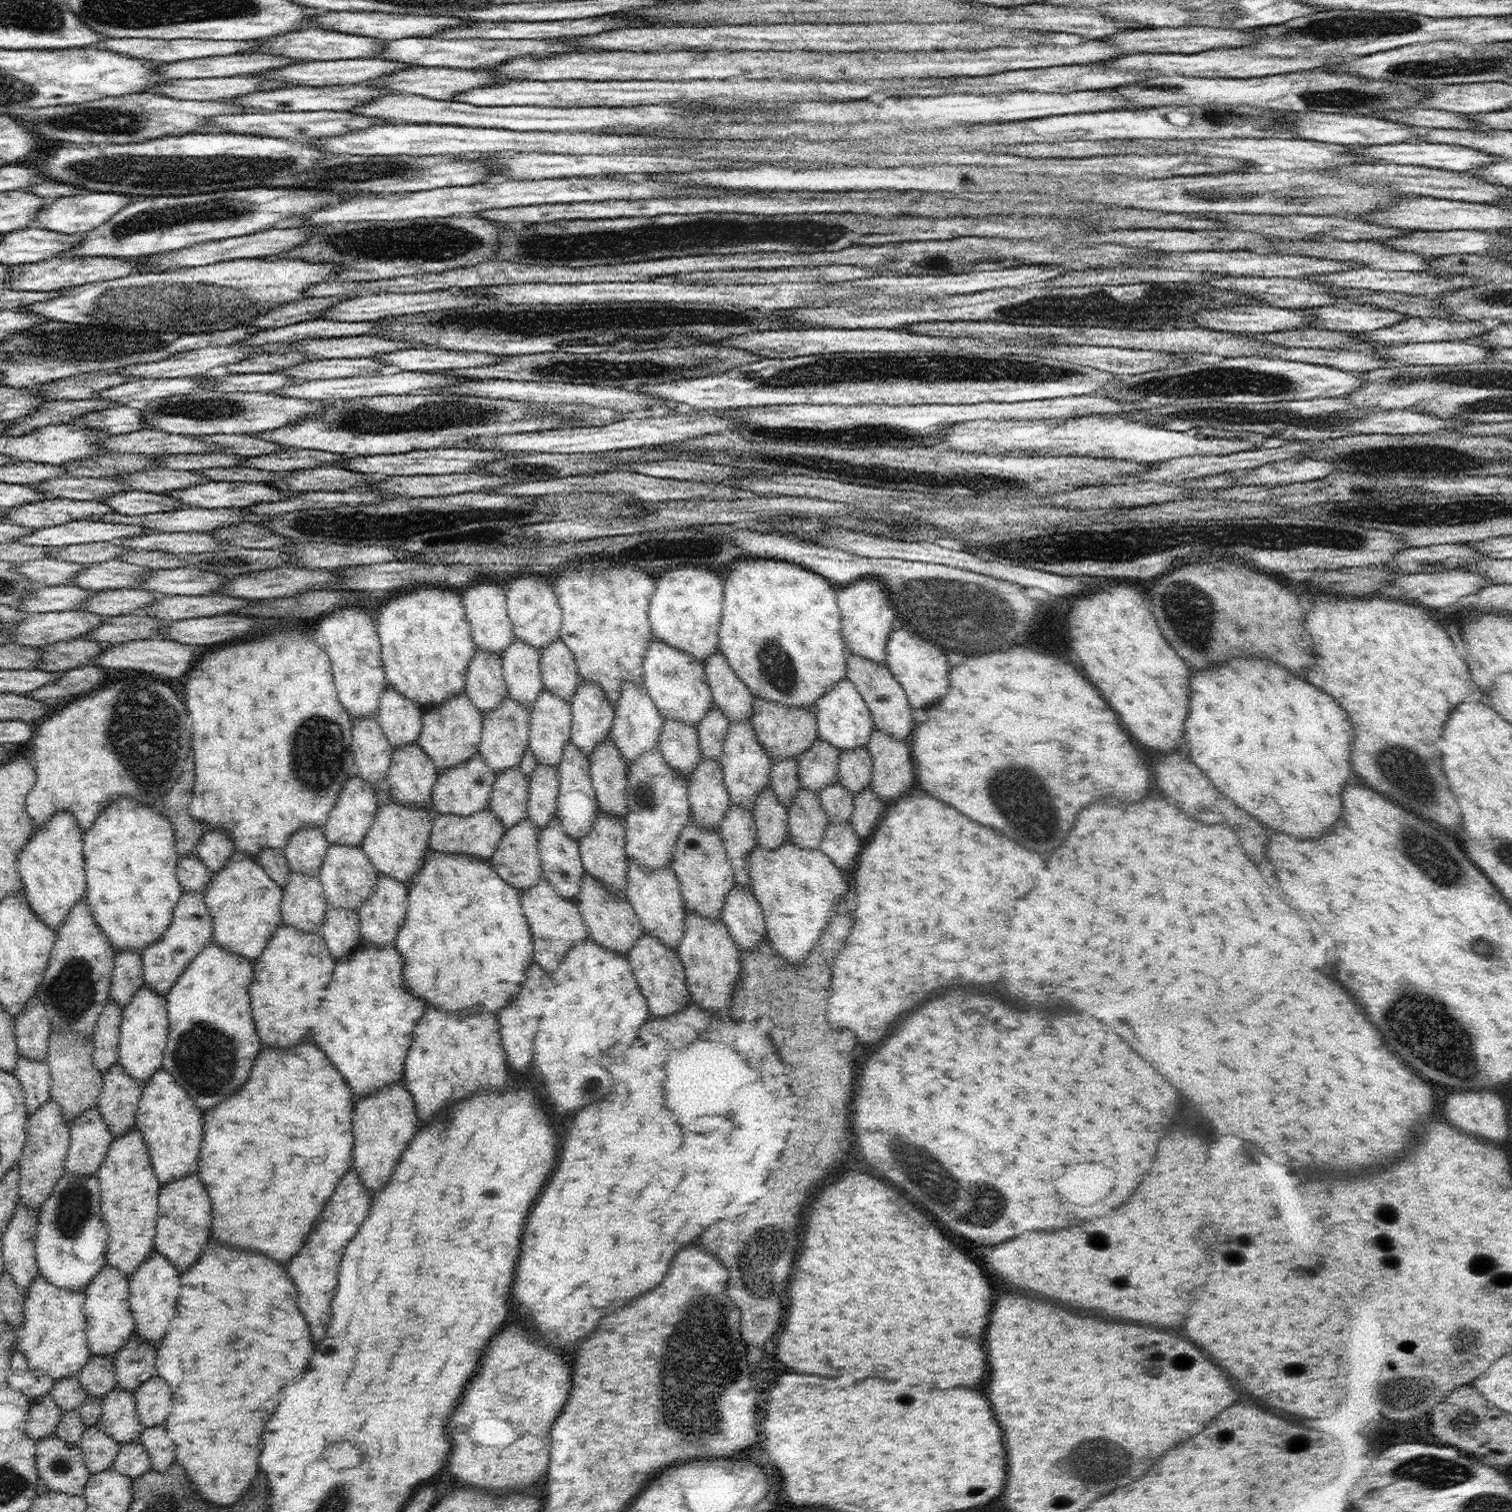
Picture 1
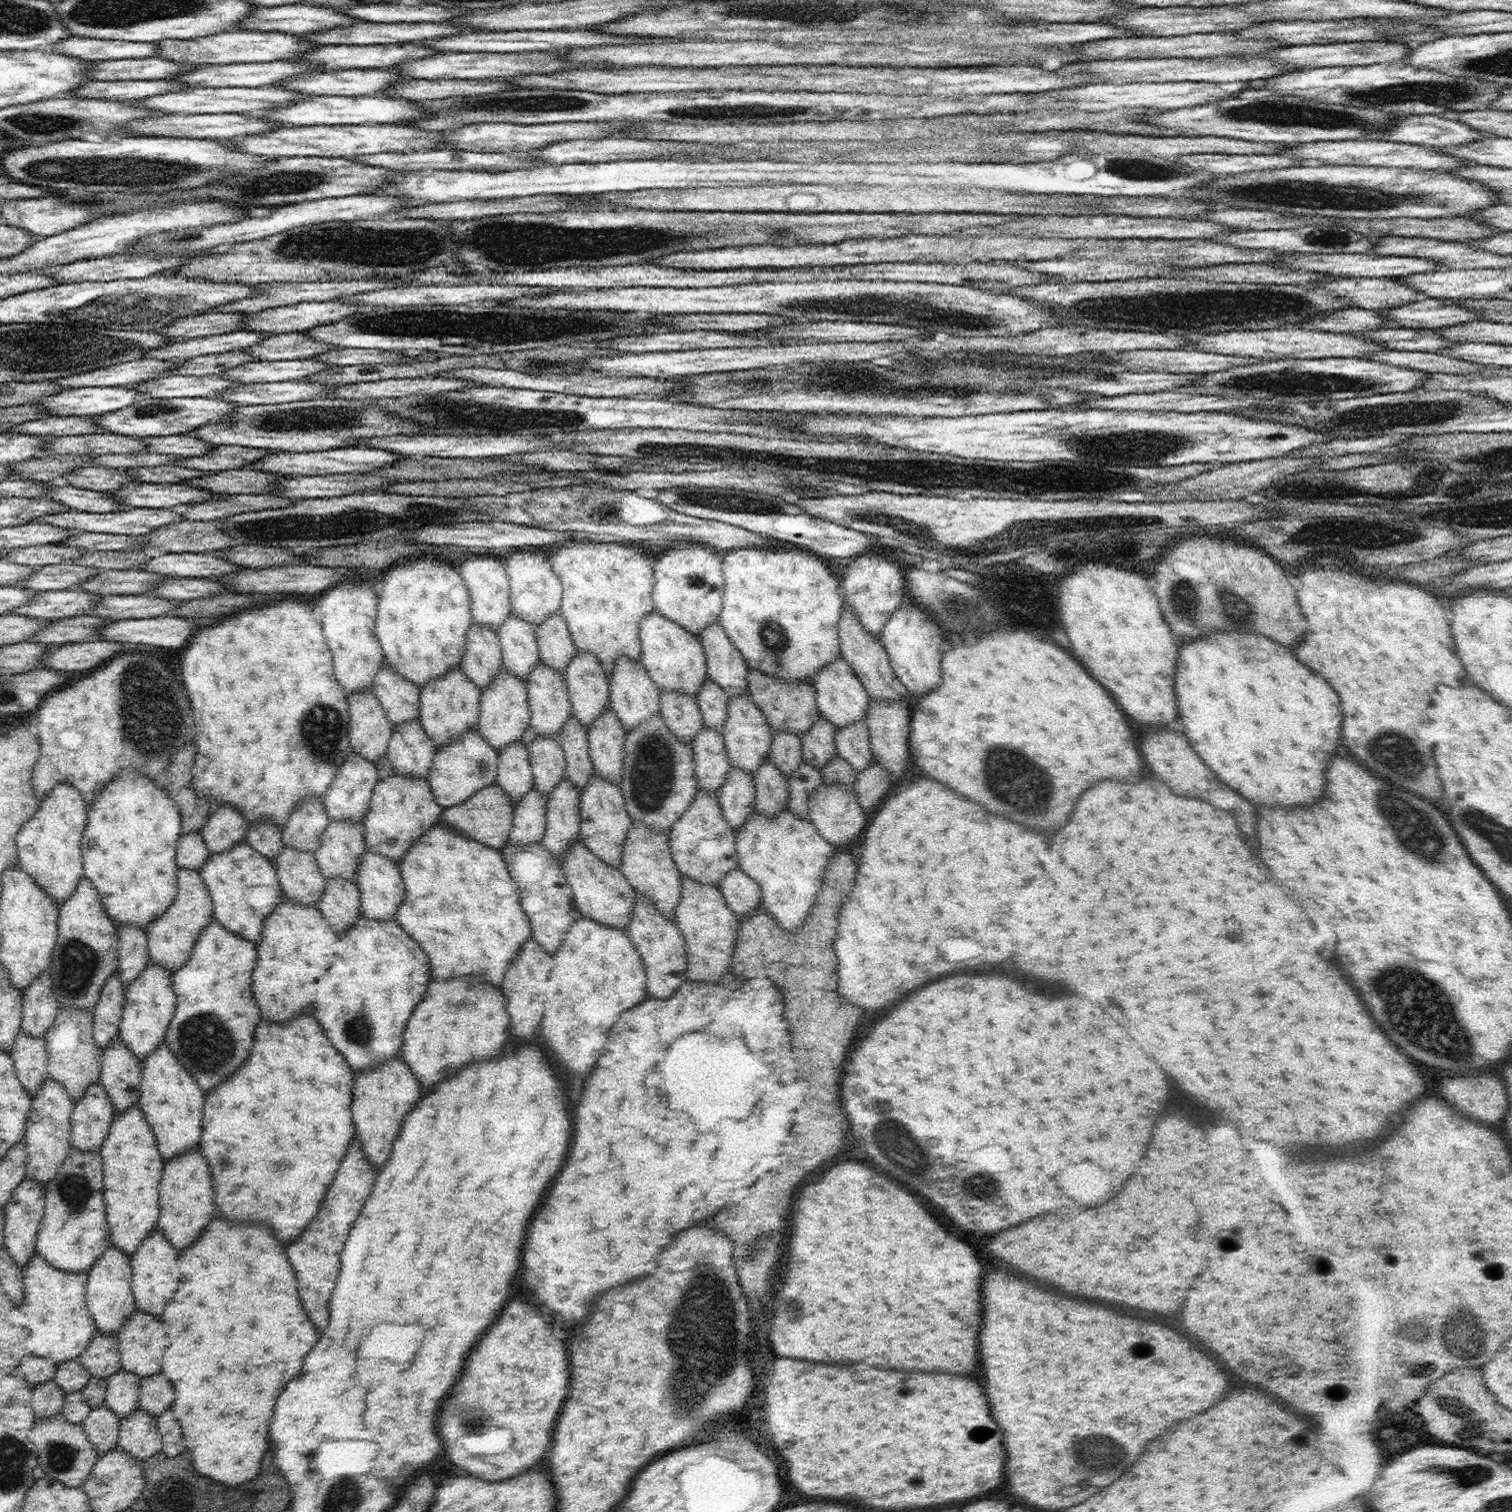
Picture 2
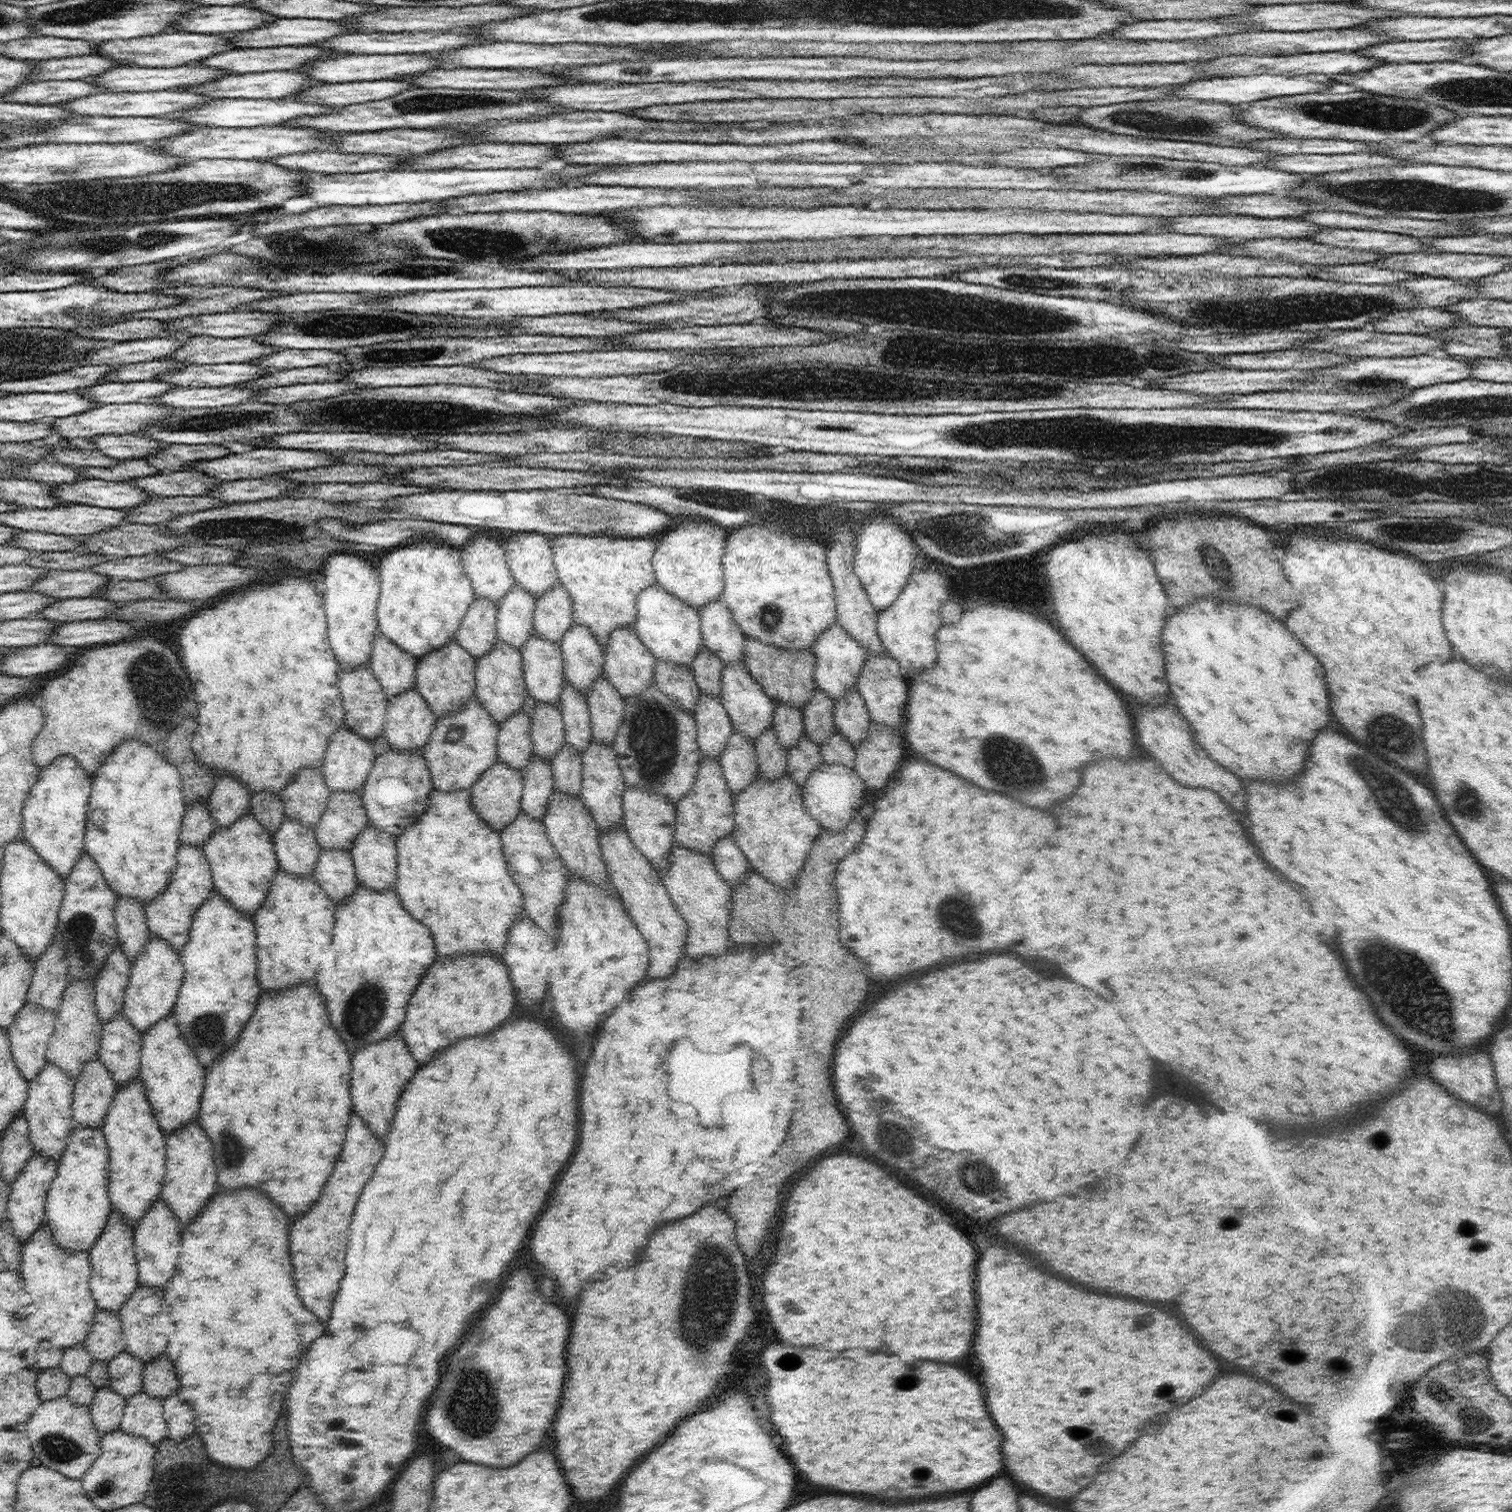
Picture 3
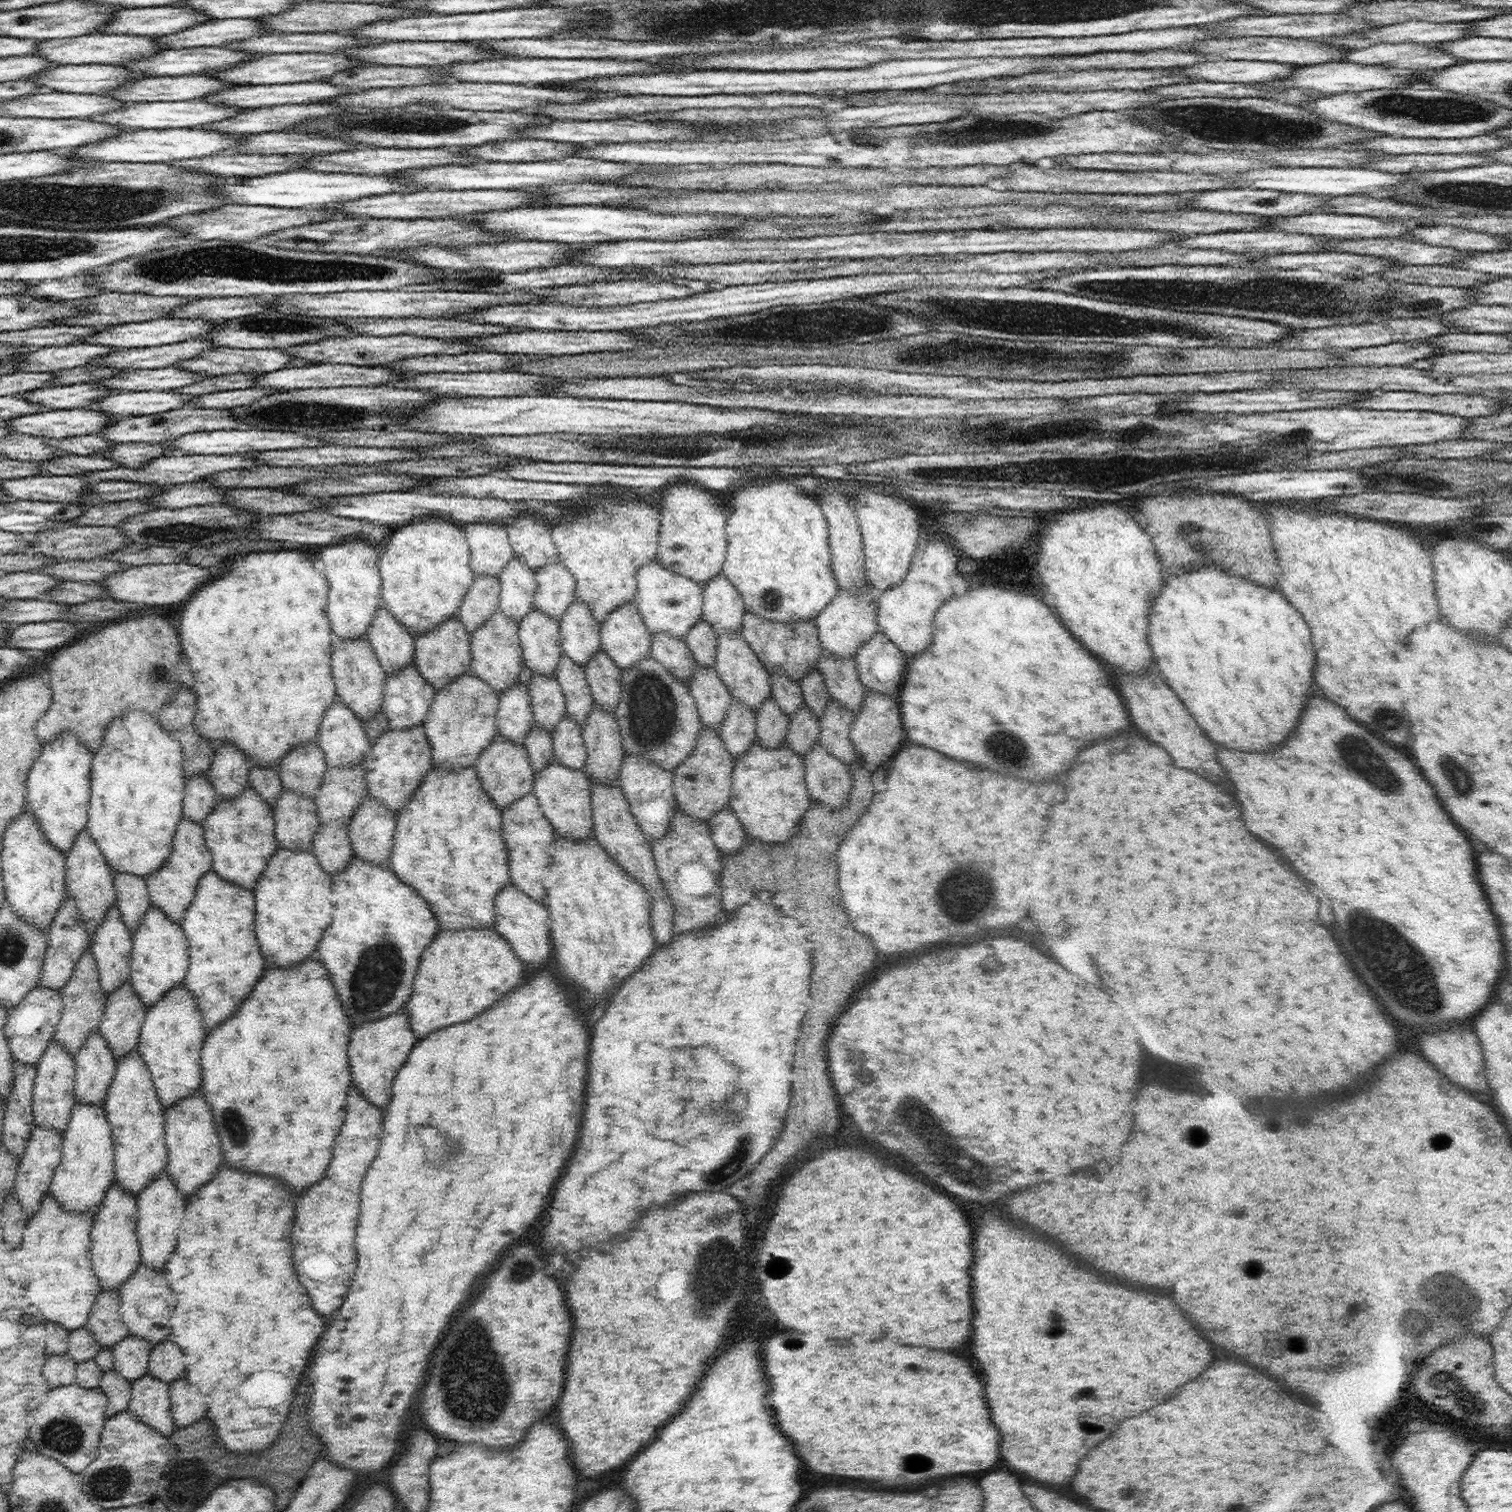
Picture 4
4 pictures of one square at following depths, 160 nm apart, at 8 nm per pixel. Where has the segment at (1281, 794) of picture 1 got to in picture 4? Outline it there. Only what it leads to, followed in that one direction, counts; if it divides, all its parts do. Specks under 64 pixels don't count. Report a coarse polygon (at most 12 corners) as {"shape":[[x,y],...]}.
{"shape":[[1165,577],[1156,668],[1212,742],[1282,746],[1312,692],[1282,592]]}

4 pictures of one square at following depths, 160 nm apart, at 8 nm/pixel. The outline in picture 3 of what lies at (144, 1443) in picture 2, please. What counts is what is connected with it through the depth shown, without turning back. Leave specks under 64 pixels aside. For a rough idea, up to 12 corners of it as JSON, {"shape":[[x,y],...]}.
{"shape":[[127,1398],[119,1428],[156,1444],[169,1434],[163,1400]]}

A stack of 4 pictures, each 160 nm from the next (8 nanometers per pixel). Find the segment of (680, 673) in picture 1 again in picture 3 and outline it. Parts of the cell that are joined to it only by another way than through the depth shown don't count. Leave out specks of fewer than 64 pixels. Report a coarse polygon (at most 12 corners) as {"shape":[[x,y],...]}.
{"shape":[[652,584],[634,627],[656,660],[692,668],[701,613]]}

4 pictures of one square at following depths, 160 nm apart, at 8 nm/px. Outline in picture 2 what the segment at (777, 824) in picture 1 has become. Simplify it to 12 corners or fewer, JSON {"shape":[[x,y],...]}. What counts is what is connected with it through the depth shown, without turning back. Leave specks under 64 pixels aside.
{"shape":[[770,761],[754,772],[756,812],[787,806],[789,778]]}

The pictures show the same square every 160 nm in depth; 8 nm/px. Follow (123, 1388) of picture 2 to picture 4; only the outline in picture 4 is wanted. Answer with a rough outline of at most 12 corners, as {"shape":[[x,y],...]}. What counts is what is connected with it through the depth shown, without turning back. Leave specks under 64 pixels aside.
{"shape":[[128,1335],[112,1348],[113,1368],[131,1384],[149,1372],[152,1345]]}

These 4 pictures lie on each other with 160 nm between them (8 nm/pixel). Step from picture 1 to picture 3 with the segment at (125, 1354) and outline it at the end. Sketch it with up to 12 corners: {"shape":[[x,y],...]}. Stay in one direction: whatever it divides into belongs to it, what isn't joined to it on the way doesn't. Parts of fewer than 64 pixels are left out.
{"shape":[[139,1284],[118,1313],[126,1351],[148,1364],[174,1332],[162,1290]]}

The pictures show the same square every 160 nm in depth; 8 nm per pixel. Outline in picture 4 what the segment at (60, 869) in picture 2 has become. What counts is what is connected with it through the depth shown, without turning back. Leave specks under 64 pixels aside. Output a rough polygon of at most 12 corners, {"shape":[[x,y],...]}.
{"shape":[[66,731],[28,773],[26,810],[68,854],[87,825],[93,752]]}

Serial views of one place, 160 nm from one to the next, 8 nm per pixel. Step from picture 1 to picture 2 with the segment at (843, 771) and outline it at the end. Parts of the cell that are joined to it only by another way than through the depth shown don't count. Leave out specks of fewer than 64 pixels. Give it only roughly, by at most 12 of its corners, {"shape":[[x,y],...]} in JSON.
{"shape":[[867,722],[837,729],[835,747],[857,772],[873,759]]}

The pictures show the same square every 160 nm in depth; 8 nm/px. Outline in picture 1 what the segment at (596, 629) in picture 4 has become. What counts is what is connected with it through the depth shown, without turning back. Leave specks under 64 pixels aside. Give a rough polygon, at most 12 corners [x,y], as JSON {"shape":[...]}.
{"shape":[[596,681],[571,698],[571,740],[588,758],[615,708]]}

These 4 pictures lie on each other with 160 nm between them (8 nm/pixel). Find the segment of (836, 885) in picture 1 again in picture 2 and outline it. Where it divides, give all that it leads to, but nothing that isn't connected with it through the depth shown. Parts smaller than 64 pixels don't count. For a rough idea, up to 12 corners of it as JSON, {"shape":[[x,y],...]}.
{"shape":[[786,806],[735,838],[761,905],[799,931],[833,846]]}

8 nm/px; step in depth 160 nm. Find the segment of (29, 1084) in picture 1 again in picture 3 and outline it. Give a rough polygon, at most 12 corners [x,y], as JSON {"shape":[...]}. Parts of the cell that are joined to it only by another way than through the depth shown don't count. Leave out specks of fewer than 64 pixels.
{"shape":[[26,1003],[8,1029],[22,1076],[46,1066],[55,1013]]}

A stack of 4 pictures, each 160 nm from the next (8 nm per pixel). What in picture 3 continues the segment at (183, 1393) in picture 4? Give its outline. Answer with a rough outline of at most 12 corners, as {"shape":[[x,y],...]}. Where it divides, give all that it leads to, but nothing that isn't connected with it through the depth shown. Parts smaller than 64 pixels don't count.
{"shape":[[178,1398],[163,1400],[168,1436],[182,1442],[194,1432],[194,1412]]}

